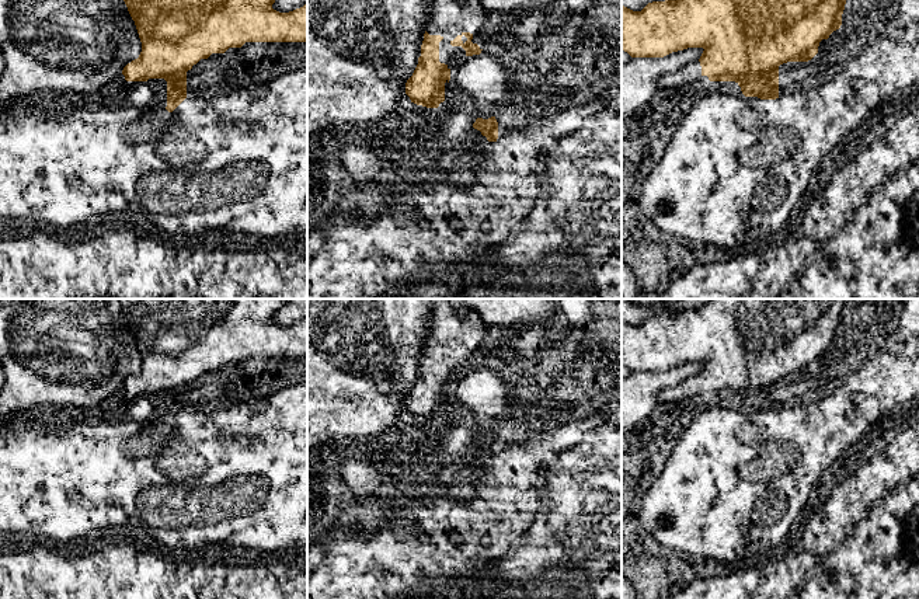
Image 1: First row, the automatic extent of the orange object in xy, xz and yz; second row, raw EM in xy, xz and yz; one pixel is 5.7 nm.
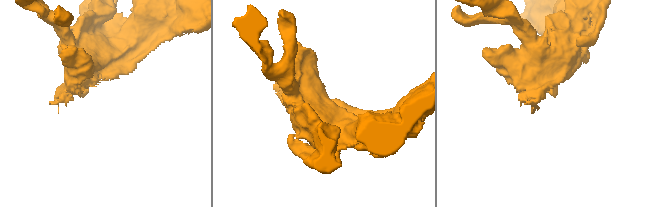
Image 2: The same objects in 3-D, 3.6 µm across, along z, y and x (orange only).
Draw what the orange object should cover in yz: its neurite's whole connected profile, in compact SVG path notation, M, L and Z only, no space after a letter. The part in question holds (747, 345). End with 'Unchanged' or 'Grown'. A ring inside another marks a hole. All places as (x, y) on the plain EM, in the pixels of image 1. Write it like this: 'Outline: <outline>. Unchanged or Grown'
Outline: M711 299L697 310L652 316L641 325L622 318L622 365L631 372L664 372L687 362L703 362L699 375L659 391L659 403L679 401L707 390L710 396L735 396L745 411L779 412L779 380L808 376L818 368L822 354L839 344L850 299Z. Grown

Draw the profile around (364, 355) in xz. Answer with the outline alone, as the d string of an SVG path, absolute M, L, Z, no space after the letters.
M307 299L307 506L316 499L310 492L310 459L320 455L323 459L348 459L365 453L365 440L369 436L390 435L397 422L411 415L404 412L405 397L417 379L425 339L431 327L432 299Z

